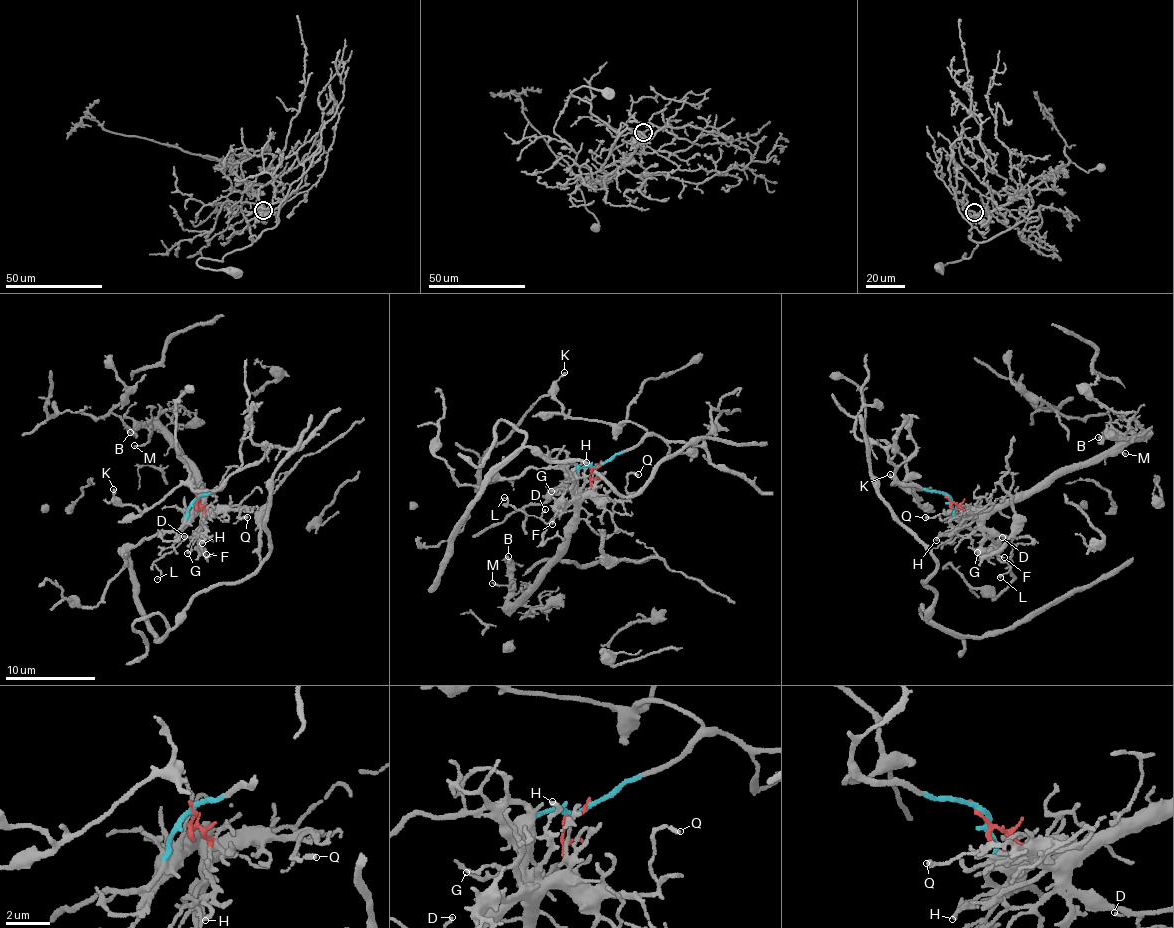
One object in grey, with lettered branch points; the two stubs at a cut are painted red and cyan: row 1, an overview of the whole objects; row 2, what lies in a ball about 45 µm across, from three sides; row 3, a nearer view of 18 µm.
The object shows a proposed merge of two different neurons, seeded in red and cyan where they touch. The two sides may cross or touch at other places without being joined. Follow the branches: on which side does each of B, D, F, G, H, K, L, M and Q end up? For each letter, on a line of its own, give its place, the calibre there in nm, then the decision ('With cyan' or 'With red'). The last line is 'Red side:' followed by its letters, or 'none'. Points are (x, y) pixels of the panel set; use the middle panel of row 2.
B: Place: (508, 556). Thickness 160 nm. With red
D: Place: (545, 509). Thickness 100 nm. With red
F: Place: (552, 524). Thickness 100 nm. With red
G: Place: (551, 491). Thickness 140 nm. With red
H: Place: (586, 462). Thickness 150 nm. With red
K: Place: (564, 372). Thickness 130 nm. With cyan
L: Place: (504, 497). Thickness 100 nm. With red
M: Place: (492, 583). Thickness 120 nm. With red
Q: Place: (638, 474). Thickness 170 nm. With red
Red side: B, D, F, G, H, L, M, Q

